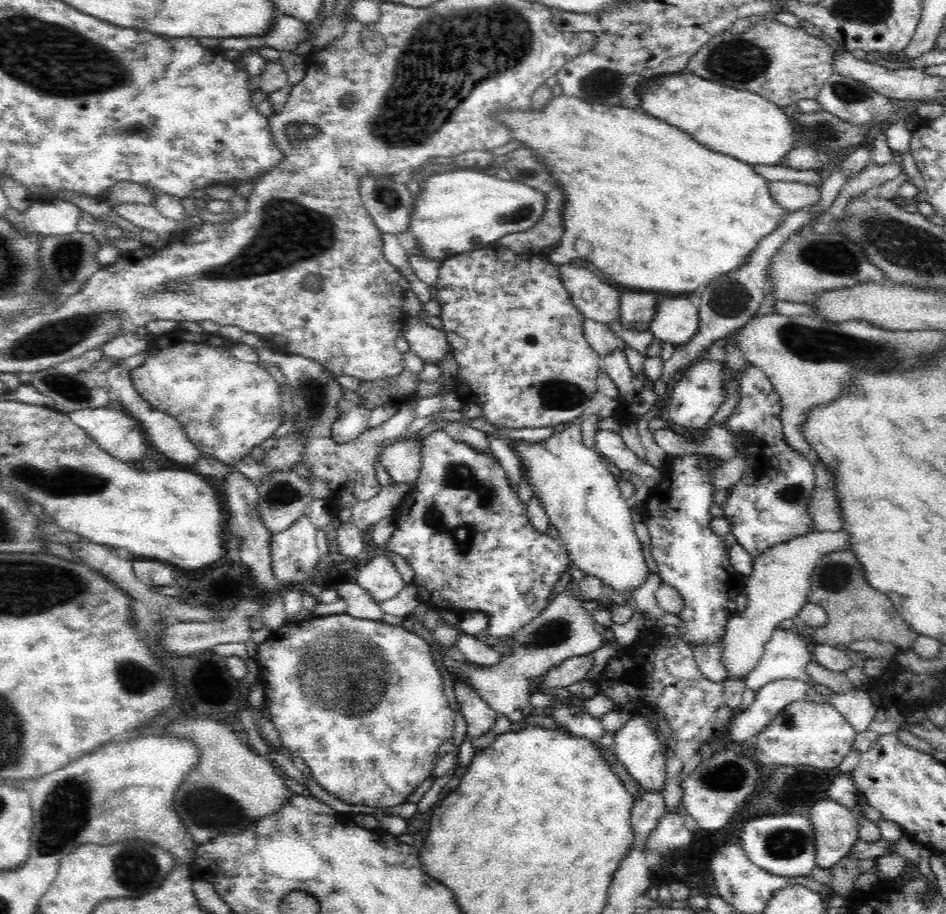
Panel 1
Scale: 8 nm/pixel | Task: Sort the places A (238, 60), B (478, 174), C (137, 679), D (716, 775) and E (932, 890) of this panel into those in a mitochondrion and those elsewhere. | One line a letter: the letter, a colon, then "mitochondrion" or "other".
A: other
B: other
C: mitochondrion
D: mitochondrion
E: other

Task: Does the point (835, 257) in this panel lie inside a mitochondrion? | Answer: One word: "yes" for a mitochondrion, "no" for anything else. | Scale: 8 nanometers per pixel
yes

